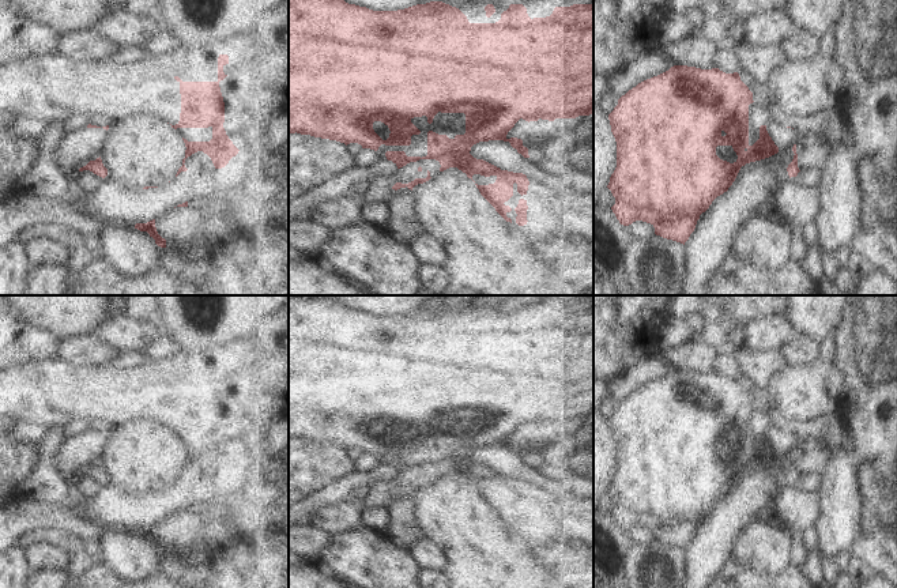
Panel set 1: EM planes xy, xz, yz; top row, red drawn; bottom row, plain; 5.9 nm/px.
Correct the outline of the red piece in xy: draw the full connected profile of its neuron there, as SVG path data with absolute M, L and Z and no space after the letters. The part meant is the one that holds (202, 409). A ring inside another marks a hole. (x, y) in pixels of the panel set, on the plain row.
M219 359L218 362L218 385L216 387L182 387L178 381L174 384L180 388L180 399L181 399L181 418L180 426L172 433L212 433L212 444L210 446L188 446L182 442L185 448L185 463L182 464L182 471L178 474L176 482L181 476L186 476L185 464L197 456L203 456L207 459L215 474L225 472L229 466L238 459L238 453L233 449L233 446L226 440L223 433L225 427L225 407L221 397L219 387L223 385L227 380L223 377L223 372L229 369L227 359Z

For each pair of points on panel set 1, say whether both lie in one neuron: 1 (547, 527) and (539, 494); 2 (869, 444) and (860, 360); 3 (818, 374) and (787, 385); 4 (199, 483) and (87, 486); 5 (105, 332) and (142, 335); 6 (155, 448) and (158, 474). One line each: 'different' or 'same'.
1: same
2: same
3: same
4: different
5: same
6: same

